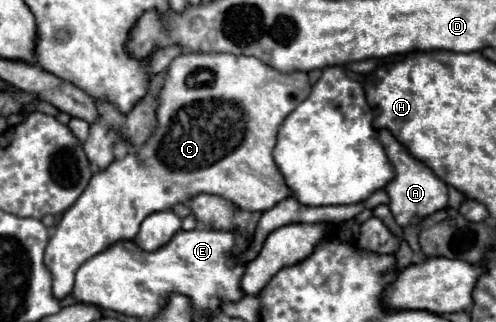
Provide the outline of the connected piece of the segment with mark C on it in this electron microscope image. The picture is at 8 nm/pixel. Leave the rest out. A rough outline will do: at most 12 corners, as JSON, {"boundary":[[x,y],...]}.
{"boundary":[[252,56],[170,62],[156,128],[44,254],[58,300],[144,216],[292,196],[276,128],[312,86]]}

